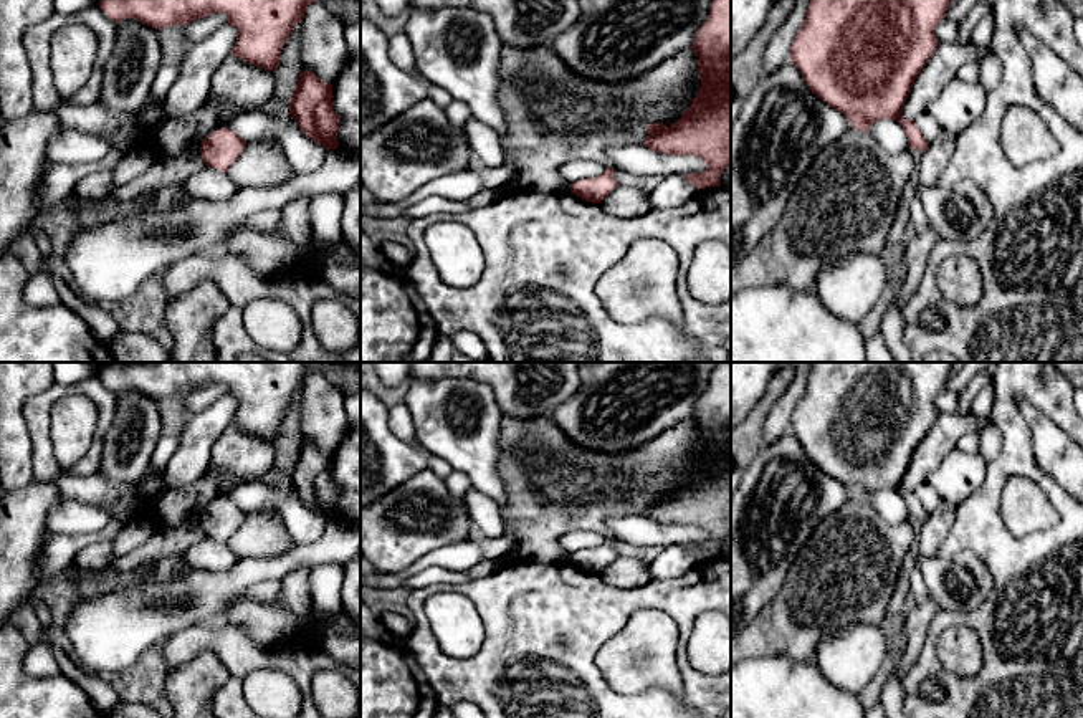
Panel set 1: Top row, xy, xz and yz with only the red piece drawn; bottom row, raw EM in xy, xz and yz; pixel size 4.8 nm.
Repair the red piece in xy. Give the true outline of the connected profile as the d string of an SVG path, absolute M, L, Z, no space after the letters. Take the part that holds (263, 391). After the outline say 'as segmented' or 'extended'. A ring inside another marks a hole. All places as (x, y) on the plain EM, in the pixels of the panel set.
M154 362L104 364L99 379L114 392L134 389L155 400L184 397L212 384L225 384L228 395L236 399L236 414L231 425L258 438L276 443L284 412L294 395L303 392L306 377L316 362Z; as segmented

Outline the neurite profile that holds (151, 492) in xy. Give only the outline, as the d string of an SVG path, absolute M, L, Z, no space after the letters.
M150 480L139 490L136 516L150 516L162 493L167 490L164 480Z

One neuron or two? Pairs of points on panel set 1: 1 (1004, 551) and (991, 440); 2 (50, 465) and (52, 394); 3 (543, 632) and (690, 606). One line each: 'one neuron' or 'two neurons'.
1: two neurons
2: one neuron
3: one neuron

